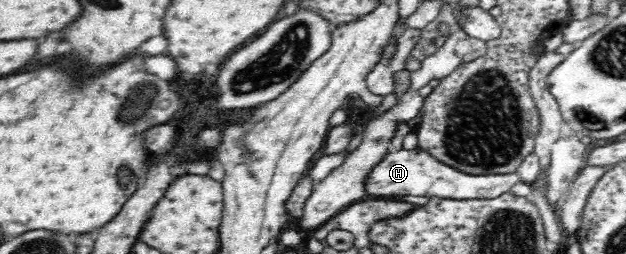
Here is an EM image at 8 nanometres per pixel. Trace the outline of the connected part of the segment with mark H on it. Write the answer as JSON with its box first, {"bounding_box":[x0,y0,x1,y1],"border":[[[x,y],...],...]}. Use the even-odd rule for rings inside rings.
{"bounding_box":[363,147,521,200],"border":[[[416,147],[411,150],[402,148],[394,152],[387,151],[387,154],[368,170],[364,178],[363,190],[364,194],[376,197],[431,196],[457,200],[492,199],[507,193],[521,181],[521,175],[517,171],[509,174],[473,176],[439,162],[428,152]]]}

